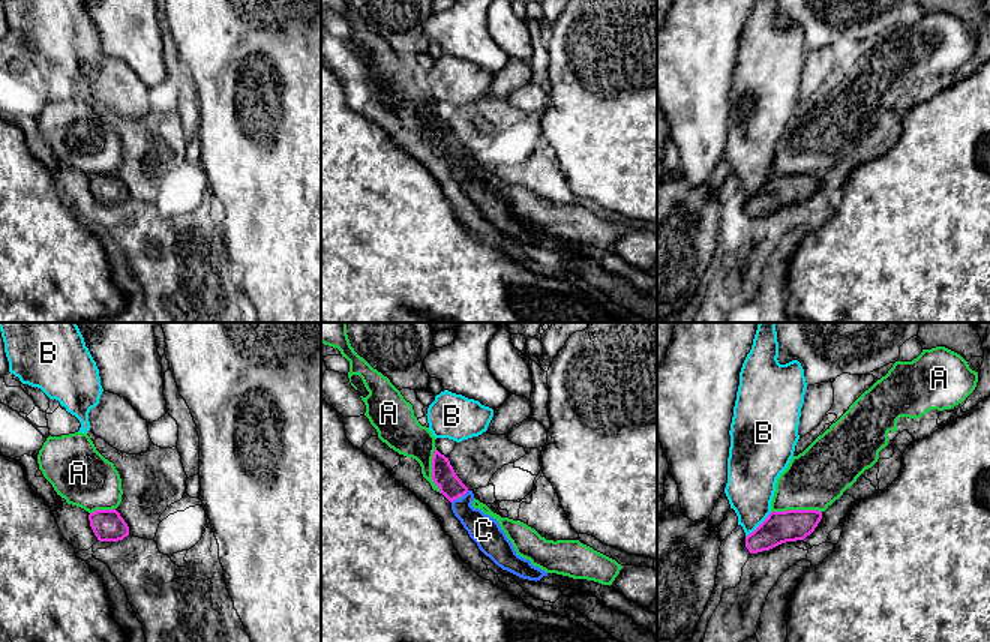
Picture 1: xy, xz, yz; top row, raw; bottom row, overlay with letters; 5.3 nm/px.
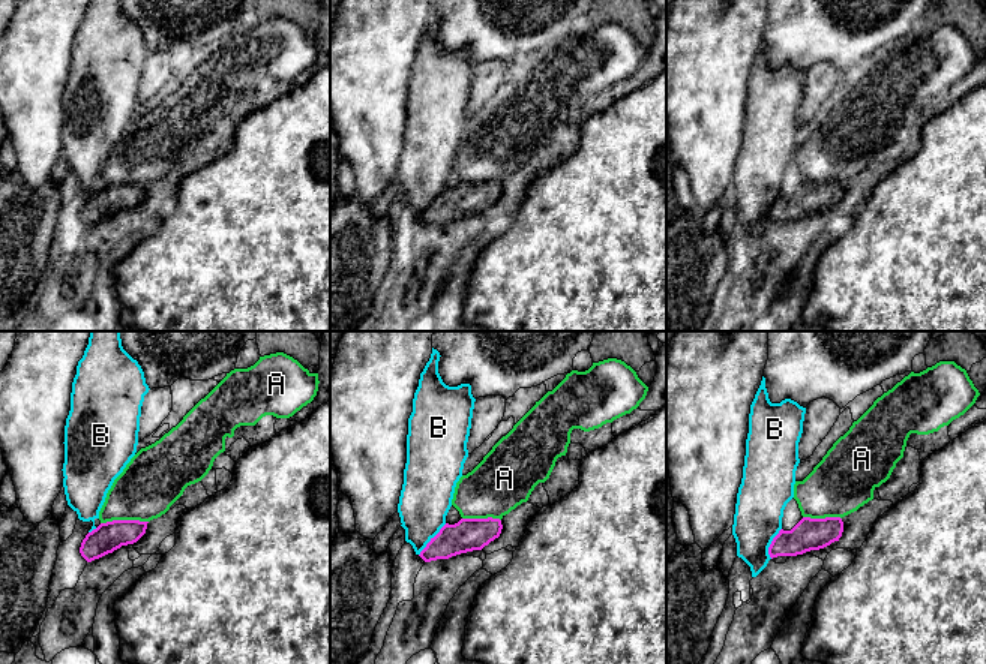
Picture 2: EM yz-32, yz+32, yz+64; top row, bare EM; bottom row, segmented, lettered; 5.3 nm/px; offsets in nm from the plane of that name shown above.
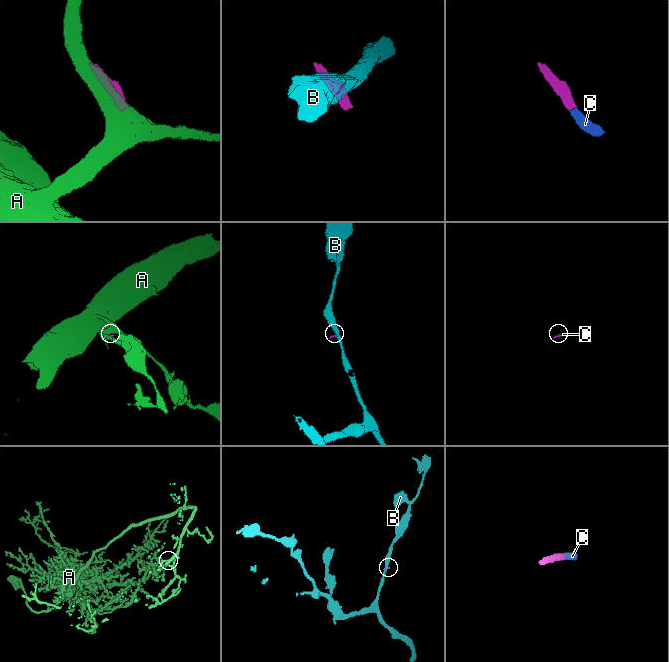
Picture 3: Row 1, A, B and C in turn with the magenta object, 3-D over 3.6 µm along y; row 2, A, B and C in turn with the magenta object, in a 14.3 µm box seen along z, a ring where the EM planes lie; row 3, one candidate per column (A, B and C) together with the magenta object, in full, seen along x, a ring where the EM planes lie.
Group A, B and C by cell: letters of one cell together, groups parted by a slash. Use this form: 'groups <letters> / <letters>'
groups A / B / C

